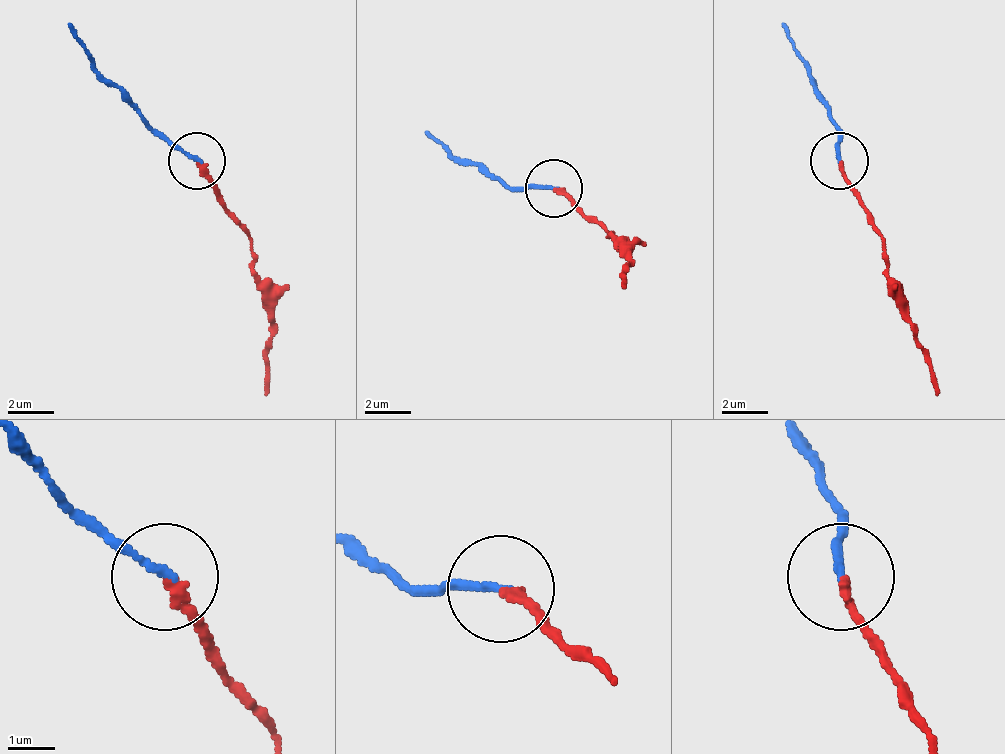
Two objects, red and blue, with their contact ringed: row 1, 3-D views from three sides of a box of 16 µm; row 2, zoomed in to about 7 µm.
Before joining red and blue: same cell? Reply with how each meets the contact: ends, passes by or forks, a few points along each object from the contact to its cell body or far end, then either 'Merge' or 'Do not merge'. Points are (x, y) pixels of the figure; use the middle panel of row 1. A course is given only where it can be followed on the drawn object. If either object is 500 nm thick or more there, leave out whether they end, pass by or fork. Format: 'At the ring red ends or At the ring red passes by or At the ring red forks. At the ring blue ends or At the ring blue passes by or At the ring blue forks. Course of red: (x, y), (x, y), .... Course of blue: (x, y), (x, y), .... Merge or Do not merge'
At the ring red ends. At the ring blue ends. Course of red: (552, 189), (627, 252), (621, 287). Course of blue: (552, 189), (512, 189), (455, 161), (426, 132). Merge

